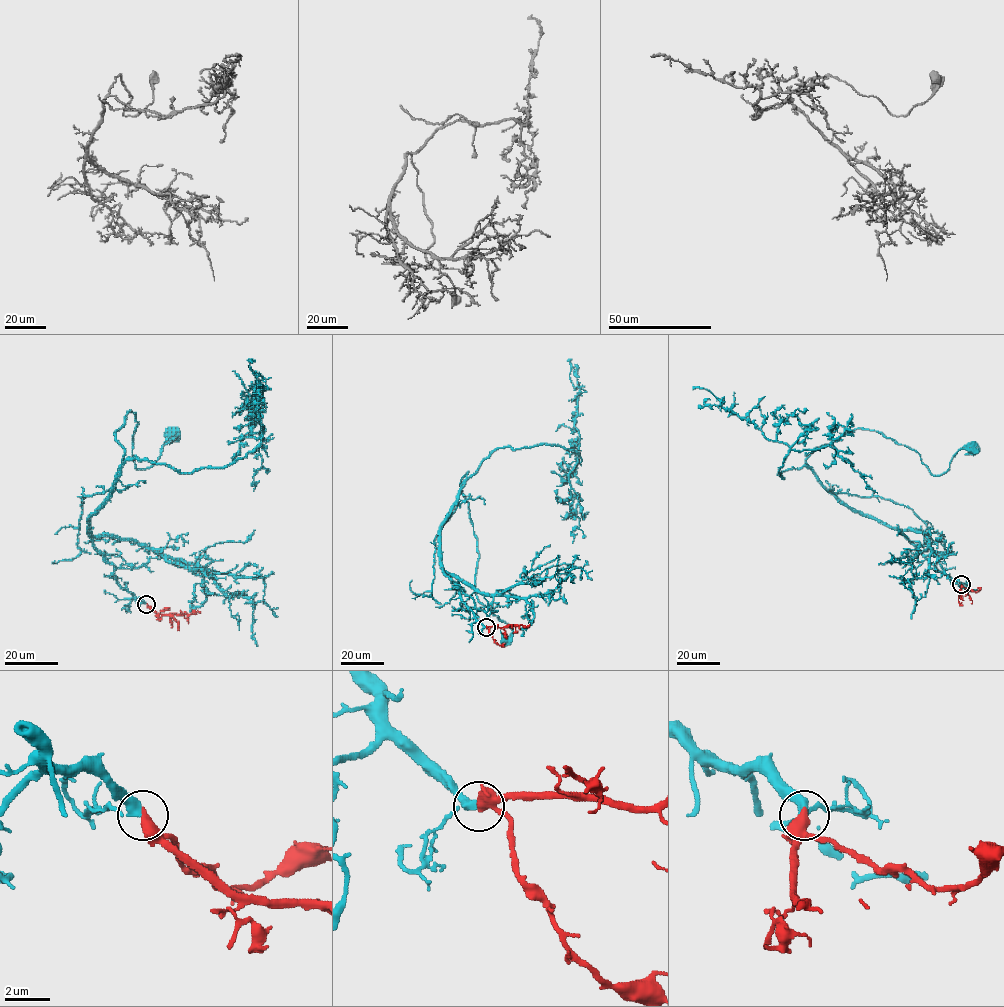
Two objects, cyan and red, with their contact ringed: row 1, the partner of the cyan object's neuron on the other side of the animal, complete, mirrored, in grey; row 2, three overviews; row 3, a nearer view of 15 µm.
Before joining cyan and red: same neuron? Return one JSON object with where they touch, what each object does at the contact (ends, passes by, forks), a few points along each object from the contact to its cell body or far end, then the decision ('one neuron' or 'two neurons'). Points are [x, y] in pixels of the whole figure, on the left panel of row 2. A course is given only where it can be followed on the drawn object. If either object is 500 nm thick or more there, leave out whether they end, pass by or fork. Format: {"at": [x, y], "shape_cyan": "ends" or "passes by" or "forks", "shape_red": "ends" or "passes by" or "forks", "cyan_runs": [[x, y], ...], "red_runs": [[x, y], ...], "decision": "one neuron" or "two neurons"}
{"at": [146, 604], "cyan_runs": [[146, 604], [116, 580], [90, 517], [113, 487], [124, 452], [115, 433], [130, 410], [136, 468], [172, 437]], "red_runs": [[146, 604], [157, 613], [200, 612]], "decision": "one neuron"}

